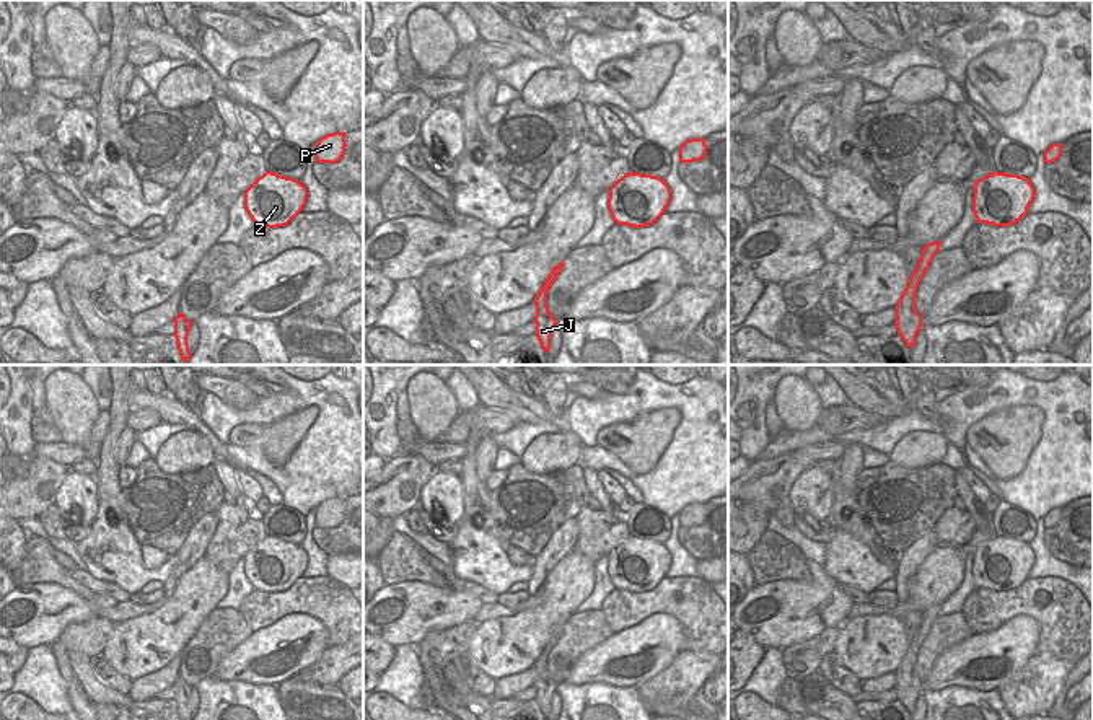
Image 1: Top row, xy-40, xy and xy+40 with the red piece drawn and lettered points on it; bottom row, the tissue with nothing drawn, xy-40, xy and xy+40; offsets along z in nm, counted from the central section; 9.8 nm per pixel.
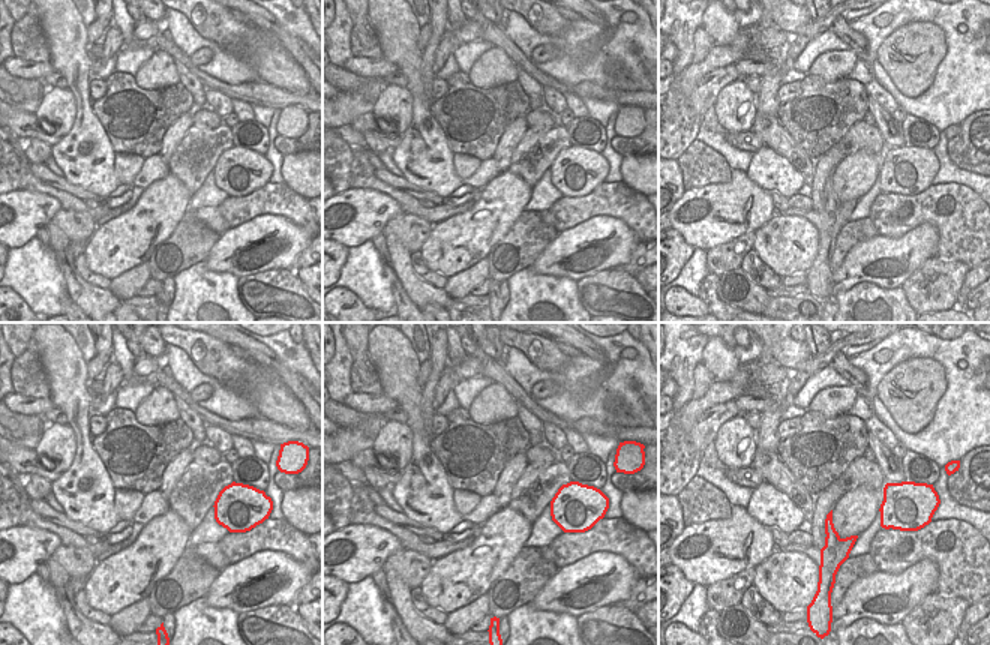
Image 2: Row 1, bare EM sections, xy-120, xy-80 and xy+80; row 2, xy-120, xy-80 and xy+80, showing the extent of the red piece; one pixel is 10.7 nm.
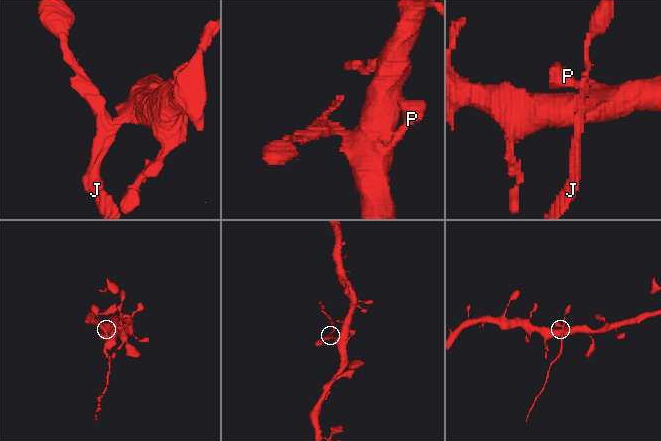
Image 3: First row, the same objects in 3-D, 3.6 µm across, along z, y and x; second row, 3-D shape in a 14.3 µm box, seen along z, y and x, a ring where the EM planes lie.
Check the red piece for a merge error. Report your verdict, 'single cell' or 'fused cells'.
fused cells

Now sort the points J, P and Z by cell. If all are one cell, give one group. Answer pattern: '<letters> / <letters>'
J / P Z

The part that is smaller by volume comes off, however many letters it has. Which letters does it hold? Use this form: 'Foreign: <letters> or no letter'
Foreign: J

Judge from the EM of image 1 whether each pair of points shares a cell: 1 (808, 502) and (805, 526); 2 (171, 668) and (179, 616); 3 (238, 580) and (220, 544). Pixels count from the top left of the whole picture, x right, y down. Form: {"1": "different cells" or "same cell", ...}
{"1": "different cells", "2": "different cells", "3": "different cells"}

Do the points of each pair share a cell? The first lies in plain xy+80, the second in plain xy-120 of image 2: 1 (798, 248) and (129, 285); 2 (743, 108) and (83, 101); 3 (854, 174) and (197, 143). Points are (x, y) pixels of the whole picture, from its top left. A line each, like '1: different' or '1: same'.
1: different
2: different
3: different

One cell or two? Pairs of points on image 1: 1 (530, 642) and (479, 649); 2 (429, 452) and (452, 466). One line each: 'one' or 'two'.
1: one
2: two

